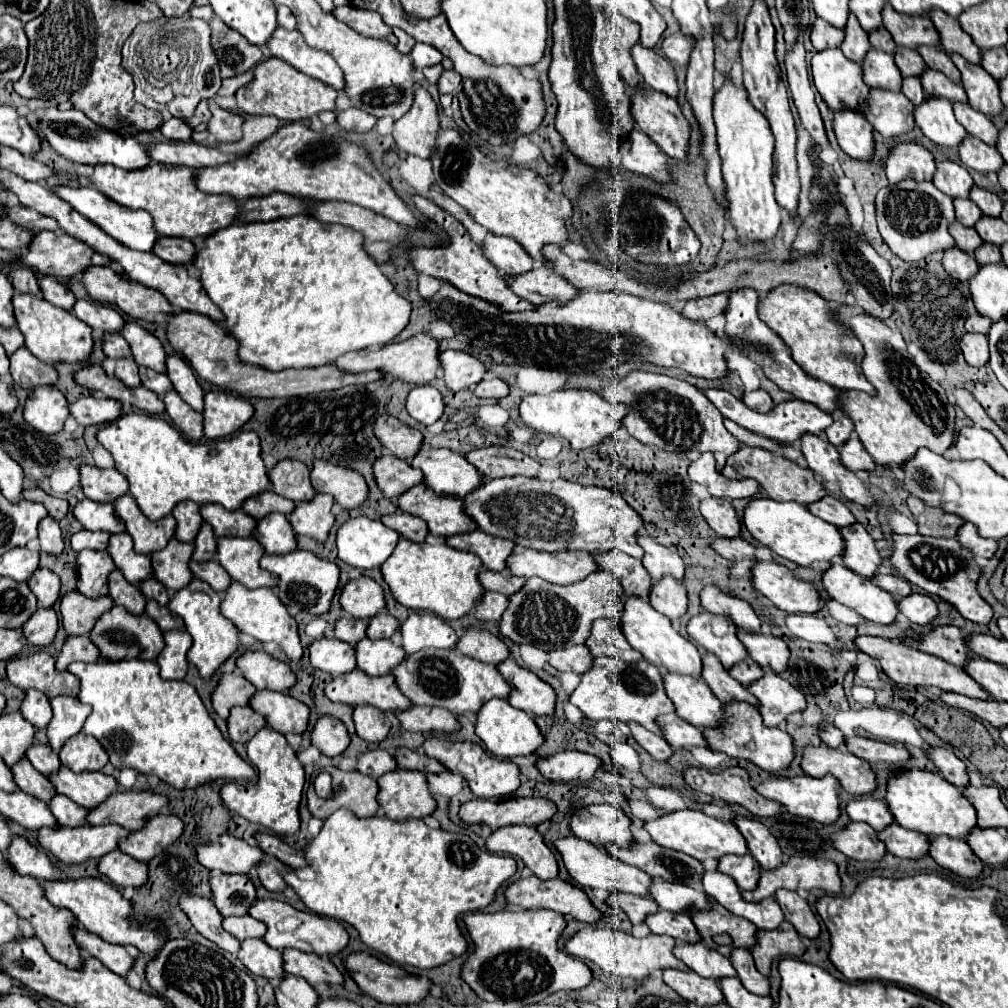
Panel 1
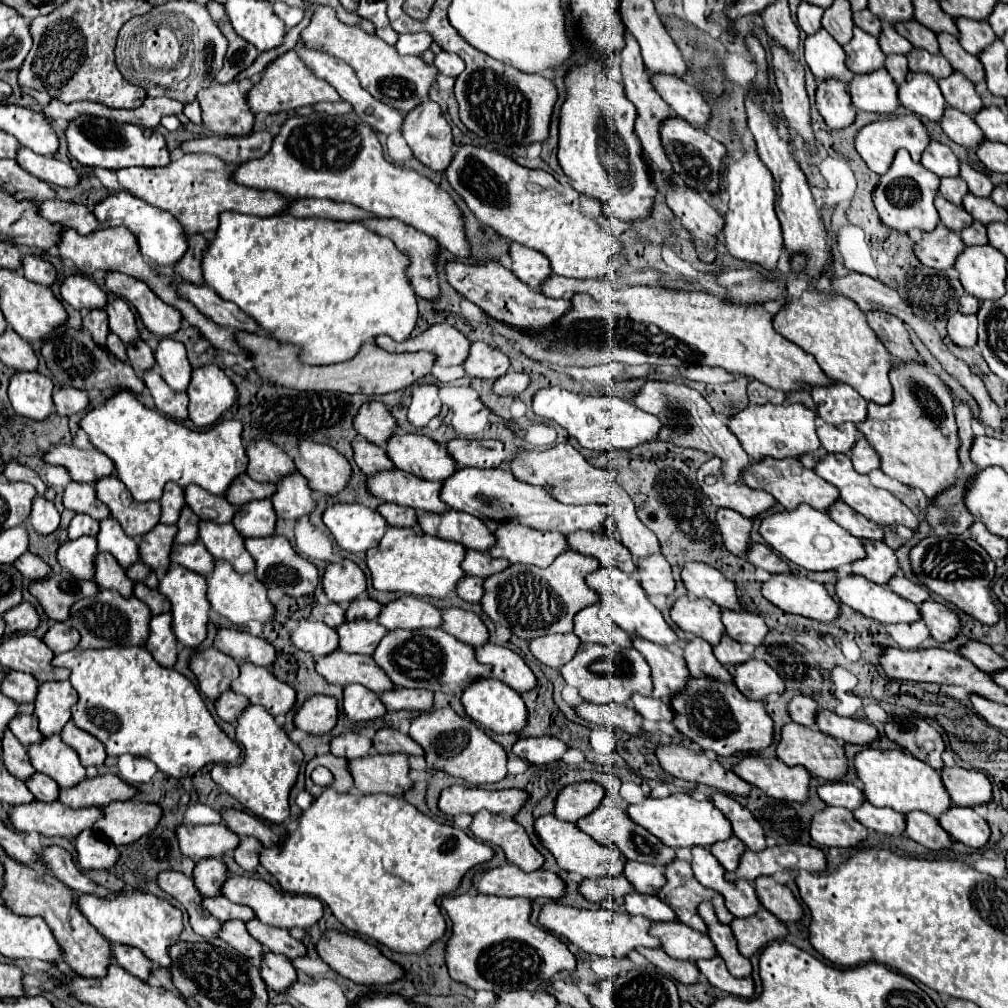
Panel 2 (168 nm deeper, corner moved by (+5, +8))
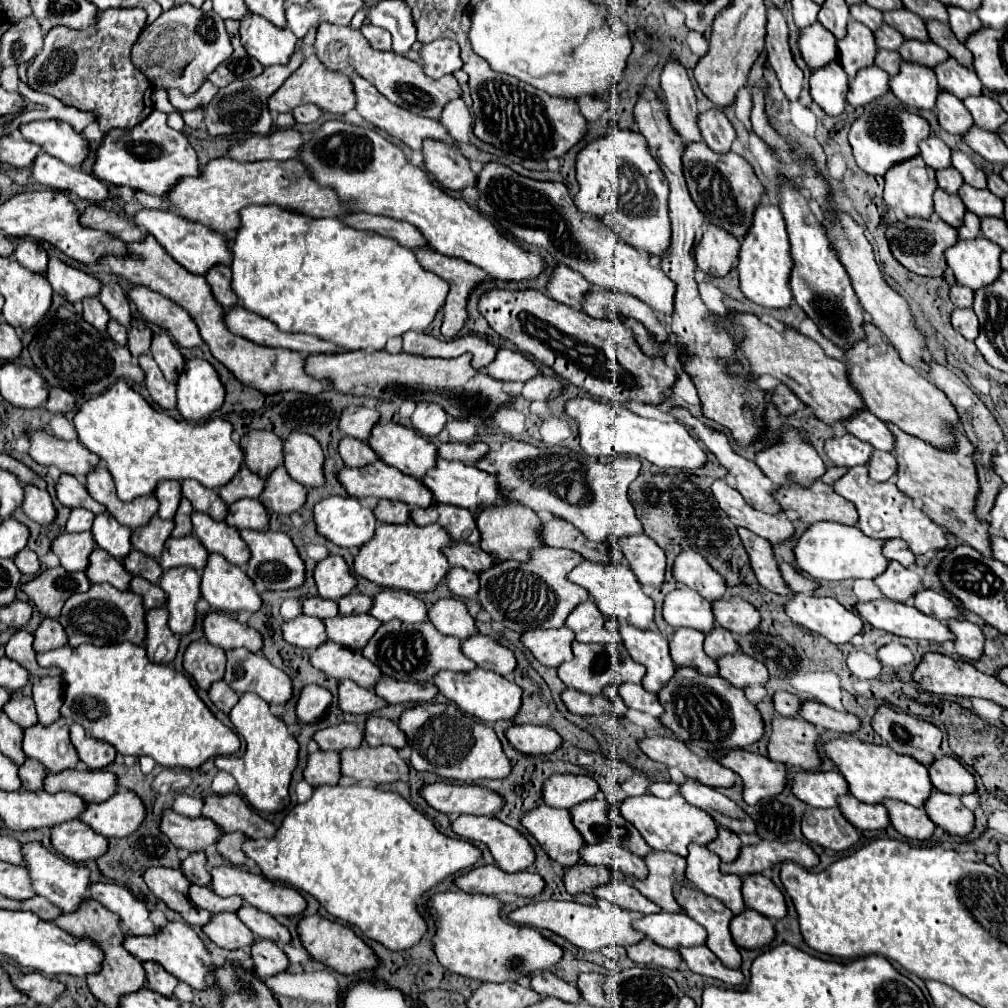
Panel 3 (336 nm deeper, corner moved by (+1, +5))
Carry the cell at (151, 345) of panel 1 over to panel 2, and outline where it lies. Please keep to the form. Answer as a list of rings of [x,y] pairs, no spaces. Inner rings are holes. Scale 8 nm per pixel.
[[[111,297],[105,311],[109,315],[109,329],[115,335],[119,335],[119,339],[125,345],[135,343],[137,339],[141,339],[141,335],[137,331],[137,325],[135,325],[135,315],[133,315],[133,311],[129,309],[129,305],[123,299]]]

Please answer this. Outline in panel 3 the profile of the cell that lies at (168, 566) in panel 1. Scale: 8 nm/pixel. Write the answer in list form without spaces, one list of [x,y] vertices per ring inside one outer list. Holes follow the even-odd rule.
[[[153,516],[149,524],[133,530],[131,546],[147,556],[157,558],[163,552],[163,544],[171,536],[173,526],[175,526],[173,520],[161,520],[159,516]]]

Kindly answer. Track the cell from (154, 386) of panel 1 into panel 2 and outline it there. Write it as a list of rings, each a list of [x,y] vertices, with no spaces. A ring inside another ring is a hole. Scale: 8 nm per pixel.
[[[137,341],[133,345],[127,345],[127,355],[129,355],[129,363],[137,373],[145,373],[149,369],[155,367],[155,357],[153,351],[147,347],[145,341]]]

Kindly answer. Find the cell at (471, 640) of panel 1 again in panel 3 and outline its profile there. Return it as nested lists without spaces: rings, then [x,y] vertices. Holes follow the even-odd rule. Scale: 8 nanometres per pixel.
[[[441,598],[427,610],[429,622],[447,636],[465,640],[475,634],[475,620],[469,616],[465,604],[457,598]]]

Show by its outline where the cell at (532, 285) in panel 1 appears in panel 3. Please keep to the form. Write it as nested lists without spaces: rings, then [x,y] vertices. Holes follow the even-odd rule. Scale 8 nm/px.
[[[589,292],[587,300],[583,302],[583,312],[599,320],[635,318],[647,328],[647,332],[657,342],[667,342],[669,338],[669,332],[665,324],[657,318],[657,312],[651,310],[641,300],[637,300],[635,296],[627,296],[619,292]]]

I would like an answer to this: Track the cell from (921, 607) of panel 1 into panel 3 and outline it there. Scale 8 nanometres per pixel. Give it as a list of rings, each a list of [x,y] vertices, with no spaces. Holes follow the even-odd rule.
[[[951,620],[949,622],[951,632],[955,632],[957,640],[955,650],[961,658],[965,660],[979,660],[983,656],[983,648],[985,648],[985,634],[981,630],[981,626],[971,624],[967,620]]]

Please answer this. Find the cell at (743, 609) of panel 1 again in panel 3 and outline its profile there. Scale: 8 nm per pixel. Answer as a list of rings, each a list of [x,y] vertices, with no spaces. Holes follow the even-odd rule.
[[[681,552],[673,562],[673,578],[699,592],[703,598],[719,600],[727,586],[725,580],[709,566],[709,562],[699,556],[699,552]]]

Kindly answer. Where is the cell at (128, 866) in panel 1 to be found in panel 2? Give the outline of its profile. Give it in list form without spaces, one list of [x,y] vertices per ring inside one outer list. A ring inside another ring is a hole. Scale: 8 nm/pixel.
[[[83,831],[79,837],[75,837],[75,849],[81,869],[109,869],[119,861],[119,851],[107,837],[101,833],[89,833]]]

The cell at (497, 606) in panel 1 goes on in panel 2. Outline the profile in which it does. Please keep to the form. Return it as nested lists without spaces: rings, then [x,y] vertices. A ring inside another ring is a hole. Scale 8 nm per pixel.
[[[465,577],[457,585],[457,595],[467,603],[479,603],[483,597],[483,581],[481,577]]]

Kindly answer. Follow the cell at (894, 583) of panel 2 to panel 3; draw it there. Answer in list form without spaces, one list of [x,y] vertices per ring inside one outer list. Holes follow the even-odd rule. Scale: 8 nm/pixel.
[[[921,590],[915,594],[915,598],[911,602],[915,608],[919,608],[919,612],[933,616],[937,620],[943,620],[943,622],[959,618],[963,614],[949,596],[935,592],[935,590]]]

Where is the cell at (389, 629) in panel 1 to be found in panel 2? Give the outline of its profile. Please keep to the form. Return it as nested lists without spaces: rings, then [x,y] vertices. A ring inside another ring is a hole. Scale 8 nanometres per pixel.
[[[359,597],[355,601],[349,603],[347,607],[347,621],[355,621],[355,619],[369,619],[369,621],[375,621],[381,613],[383,605],[377,603],[375,599],[369,599],[369,597]]]

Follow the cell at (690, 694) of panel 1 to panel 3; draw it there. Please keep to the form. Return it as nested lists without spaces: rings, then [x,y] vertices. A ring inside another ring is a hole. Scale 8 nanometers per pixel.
[[[611,620],[611,626],[621,634],[629,656],[647,668],[643,688],[657,694],[675,674],[675,664],[669,656],[669,642],[655,630],[641,630],[623,620]]]

